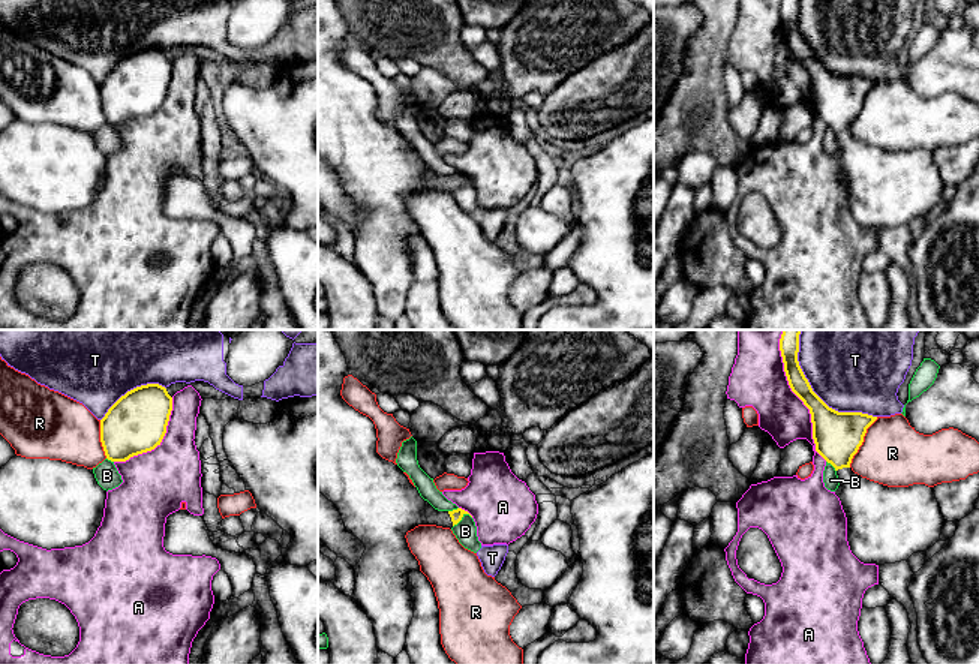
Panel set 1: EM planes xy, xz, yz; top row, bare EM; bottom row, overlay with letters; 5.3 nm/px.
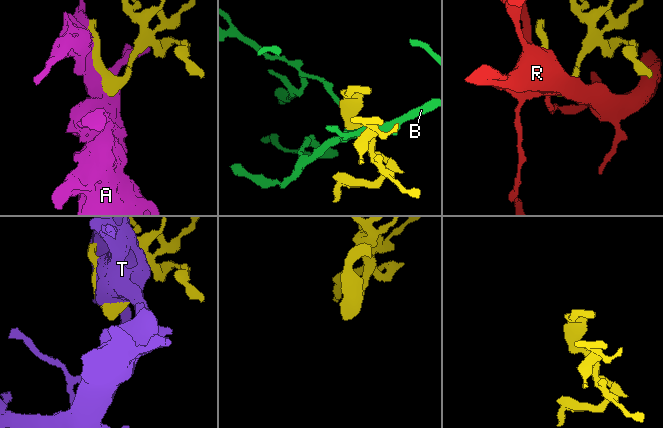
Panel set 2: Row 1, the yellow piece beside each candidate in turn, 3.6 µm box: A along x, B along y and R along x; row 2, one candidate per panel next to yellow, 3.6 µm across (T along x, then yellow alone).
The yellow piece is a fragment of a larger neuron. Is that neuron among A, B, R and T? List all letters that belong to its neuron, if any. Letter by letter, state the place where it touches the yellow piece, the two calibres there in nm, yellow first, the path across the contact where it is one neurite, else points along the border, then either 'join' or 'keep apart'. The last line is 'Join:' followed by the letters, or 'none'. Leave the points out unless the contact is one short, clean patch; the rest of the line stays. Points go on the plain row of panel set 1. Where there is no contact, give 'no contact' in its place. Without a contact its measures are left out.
A: contact yz (799, 62); calibres 220 and 300 nm; keep apart
B: contact xz (462, 180); calibres 70 and 120 nm; keep apart
R: contact yz (862, 105); calibres 260 and 340 nm; border yz (877, 81), (867, 93), (864, 105), (849, 131); keep apart
T: contact yz (816, 59); calibres 260 and 420 nm; keep apart
Join: none

